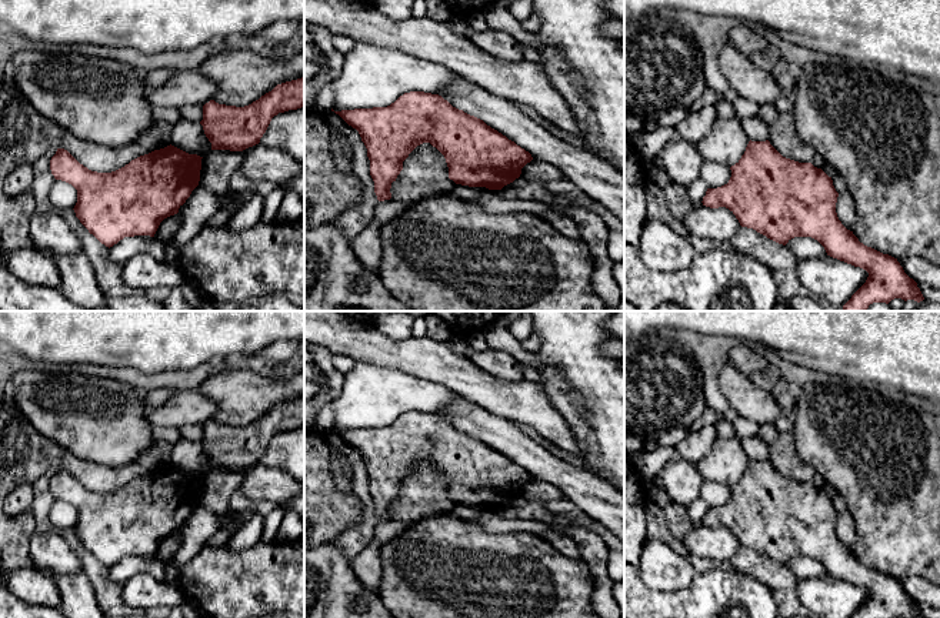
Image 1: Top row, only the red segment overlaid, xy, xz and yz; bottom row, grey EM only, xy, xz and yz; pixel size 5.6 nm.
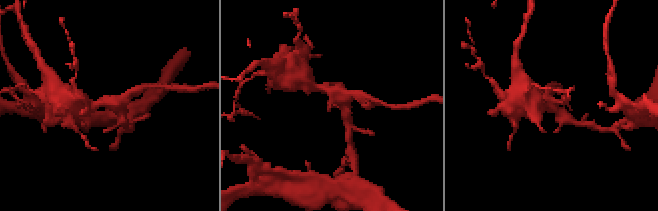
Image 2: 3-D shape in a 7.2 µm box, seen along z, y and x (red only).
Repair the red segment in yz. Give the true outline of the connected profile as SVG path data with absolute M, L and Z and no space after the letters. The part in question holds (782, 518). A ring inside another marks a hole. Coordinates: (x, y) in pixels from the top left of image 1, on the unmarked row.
M750 460L744 474L730 490L727 504L707 508L703 525L726 527L741 547L753 548L783 565L794 557L811 557L824 567L827 575L866 589L869 597L851 618L924 618L897 578L864 565L841 544L836 532L839 512L831 497L821 488L783 477L769 460Z

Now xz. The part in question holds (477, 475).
M410 411L387 427L334 431L356 448L367 468L370 495L379 521L391 518L391 502L403 490L403 481L420 464L430 462L446 478L449 498L456 504L501 510L520 497L531 474L483 440L453 427L439 414Z

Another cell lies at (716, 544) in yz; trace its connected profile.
M693 527L681 541L691 555L713 562L731 561L741 547L733 531L726 527Z

